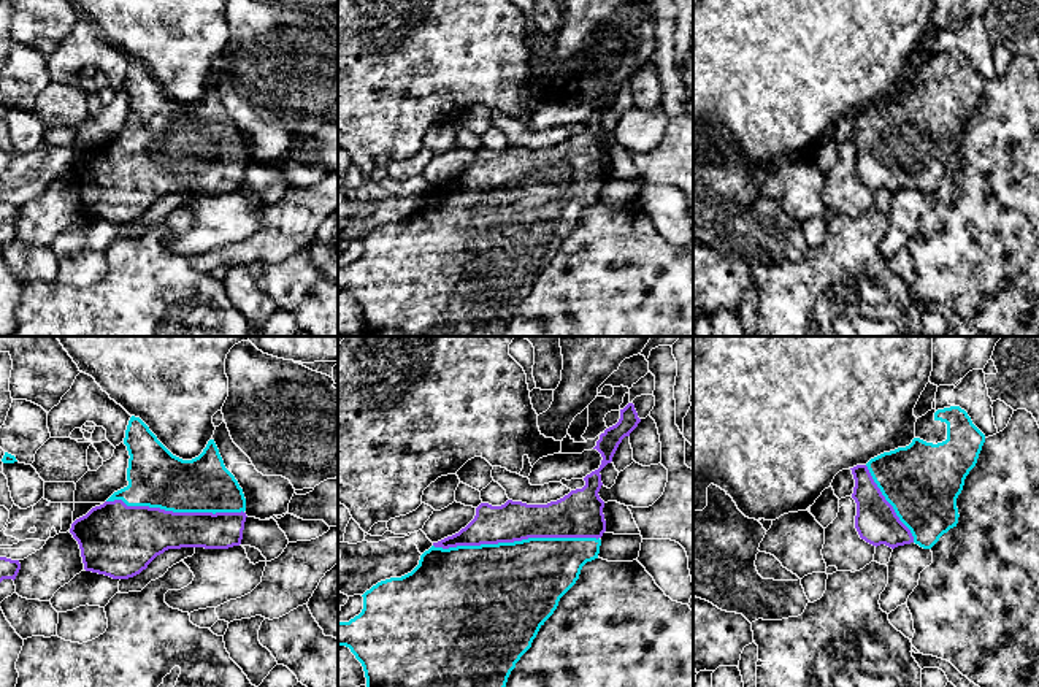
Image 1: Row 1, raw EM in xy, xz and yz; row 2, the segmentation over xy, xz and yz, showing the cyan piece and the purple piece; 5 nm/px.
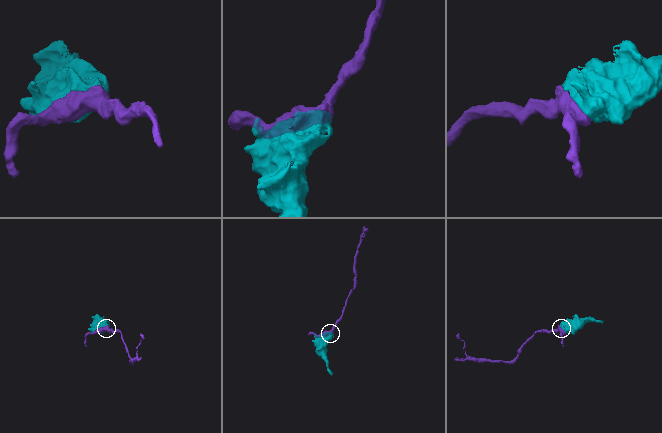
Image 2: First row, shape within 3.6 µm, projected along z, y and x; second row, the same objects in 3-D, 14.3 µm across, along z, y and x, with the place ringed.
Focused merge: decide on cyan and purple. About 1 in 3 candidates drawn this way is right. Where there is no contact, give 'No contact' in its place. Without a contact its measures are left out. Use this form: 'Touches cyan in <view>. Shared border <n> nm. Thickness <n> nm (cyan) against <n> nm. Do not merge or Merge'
Touches cyan in xz. Shared border 850 nm. Thickness 480 nm (cyan) against 200 nm. Merge

